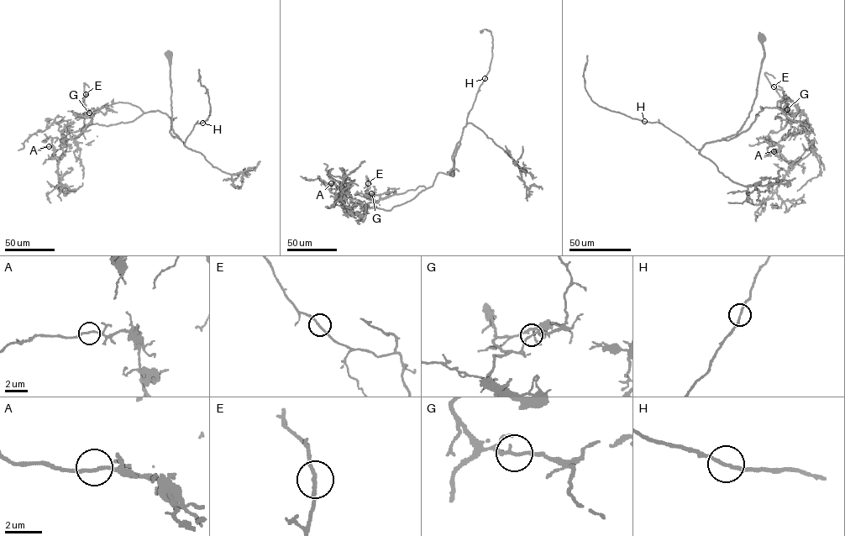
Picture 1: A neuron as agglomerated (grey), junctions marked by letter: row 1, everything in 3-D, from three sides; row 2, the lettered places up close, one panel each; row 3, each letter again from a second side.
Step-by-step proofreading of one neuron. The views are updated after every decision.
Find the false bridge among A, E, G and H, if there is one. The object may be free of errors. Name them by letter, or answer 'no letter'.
no letter

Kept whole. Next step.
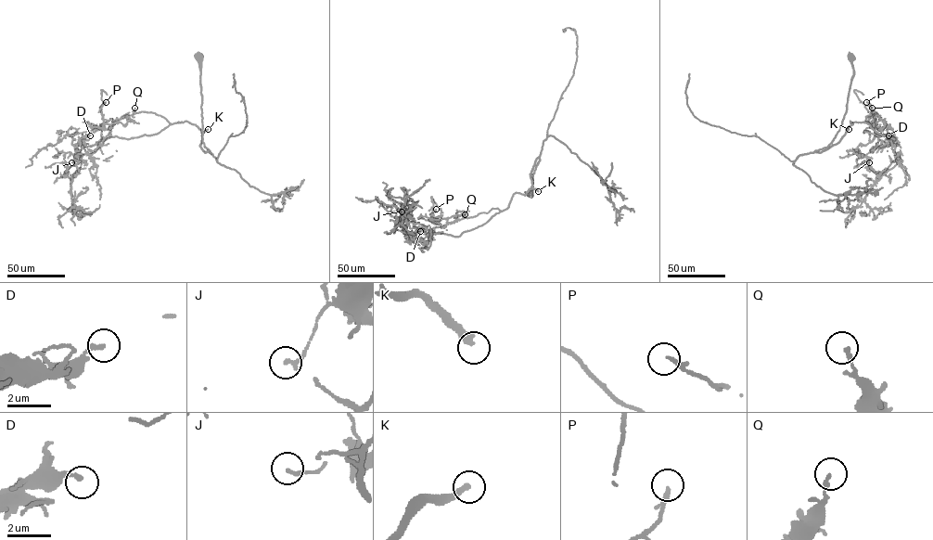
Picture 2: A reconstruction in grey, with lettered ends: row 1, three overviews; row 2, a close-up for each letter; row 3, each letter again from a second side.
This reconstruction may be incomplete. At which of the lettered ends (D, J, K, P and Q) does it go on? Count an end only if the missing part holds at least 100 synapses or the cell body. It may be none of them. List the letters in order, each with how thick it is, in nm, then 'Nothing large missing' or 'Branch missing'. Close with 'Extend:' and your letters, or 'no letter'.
D: Thickness 190 nm. Nothing large missing
J: Thickness 180 nm. Nothing large missing
K: Thickness 300 nm. Branch missing
P: Thickness 170 nm. Nothing large missing
Q: Thickness 180 nm. Nothing large missing
Extend: K

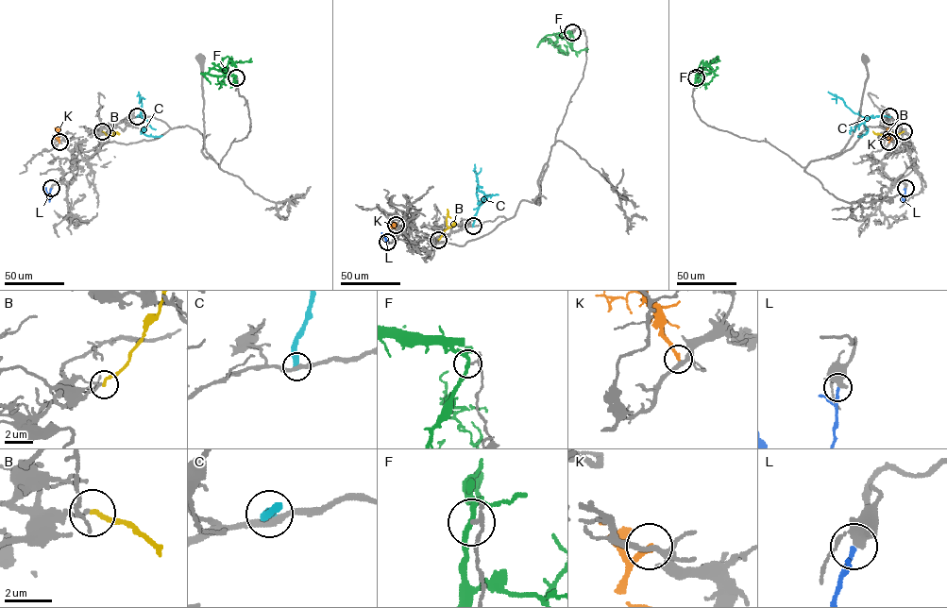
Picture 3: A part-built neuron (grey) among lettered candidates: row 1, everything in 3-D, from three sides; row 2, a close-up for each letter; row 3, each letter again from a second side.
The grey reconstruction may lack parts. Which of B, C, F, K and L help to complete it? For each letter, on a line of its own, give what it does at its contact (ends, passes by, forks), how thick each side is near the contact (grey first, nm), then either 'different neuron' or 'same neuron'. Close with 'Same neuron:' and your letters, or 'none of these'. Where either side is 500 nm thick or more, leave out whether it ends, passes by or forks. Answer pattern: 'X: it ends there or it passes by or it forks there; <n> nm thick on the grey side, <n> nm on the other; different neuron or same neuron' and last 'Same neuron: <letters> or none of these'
B: it ends there; 140 nm thick on the grey side, 190 nm on the other; different neuron
C: it ends there; 280 nm thick on the grey side, 400 nm on the other; different neuron
F: it passes by; 130 nm thick on the grey side, 240 nm on the other; different neuron
K: it ends there; 240 nm thick on the grey side, 240 nm on the other; different neuron
L: it ends there; 400 nm thick on the grey side, 190 nm on the other; same neuron
Same neuron: L

